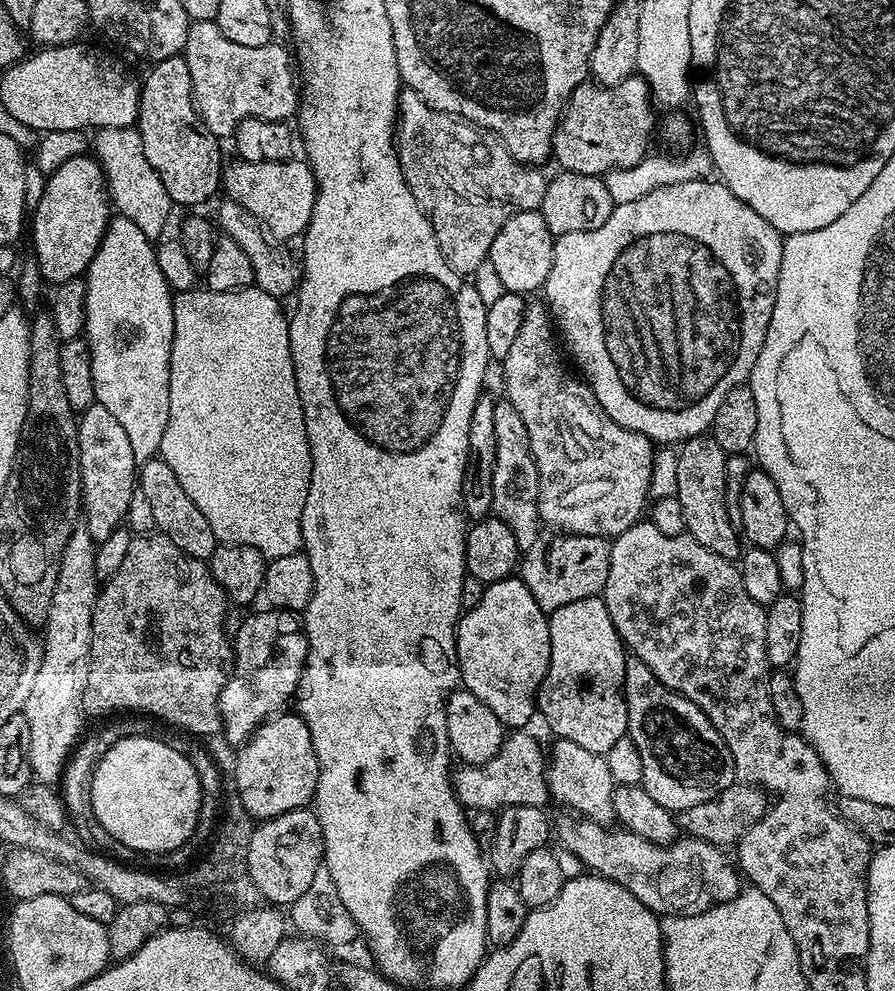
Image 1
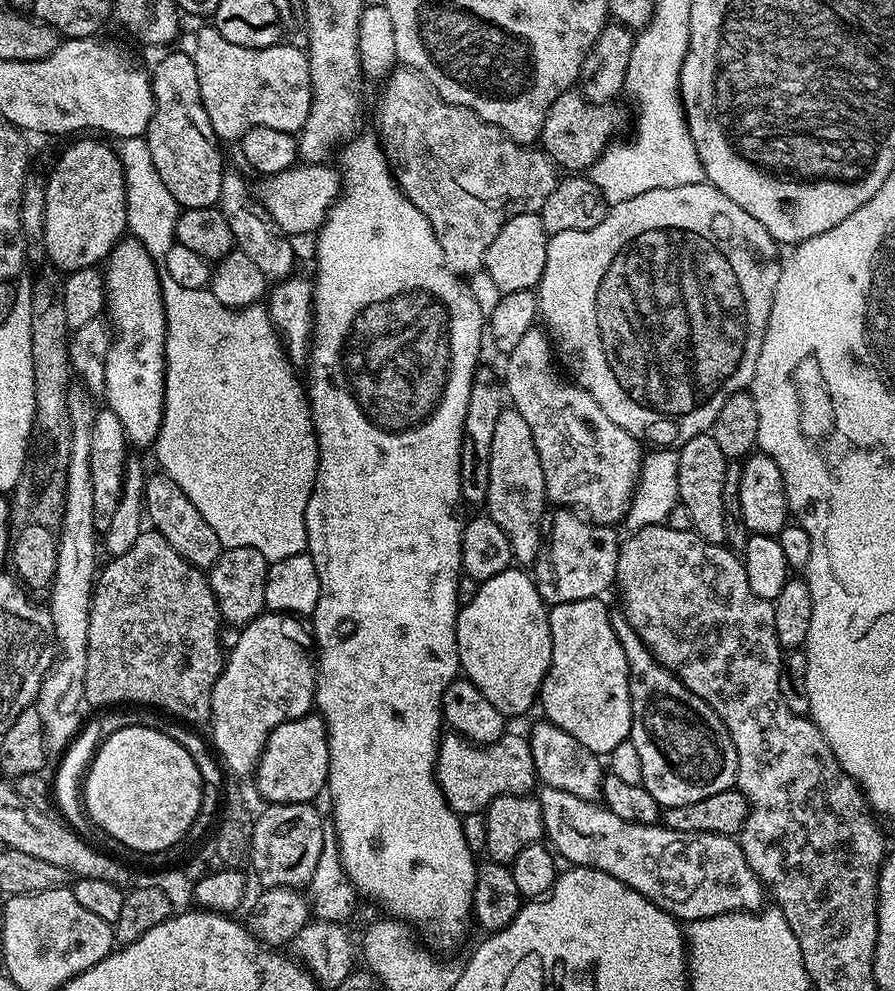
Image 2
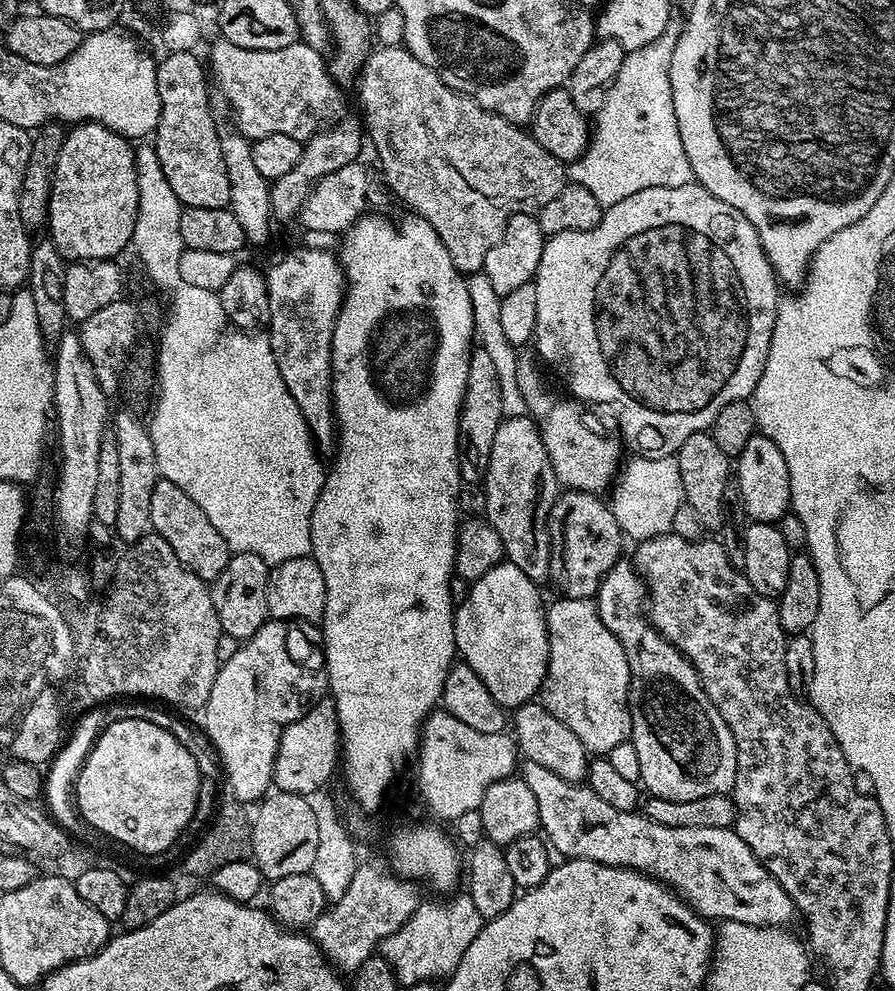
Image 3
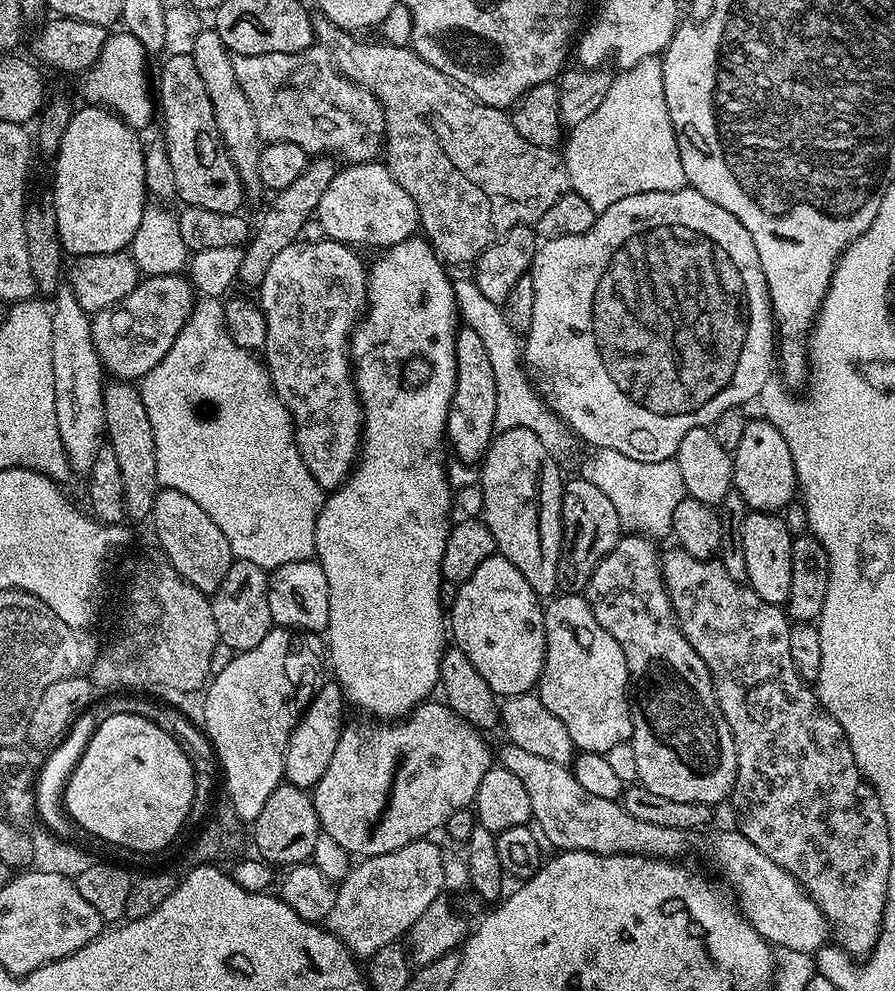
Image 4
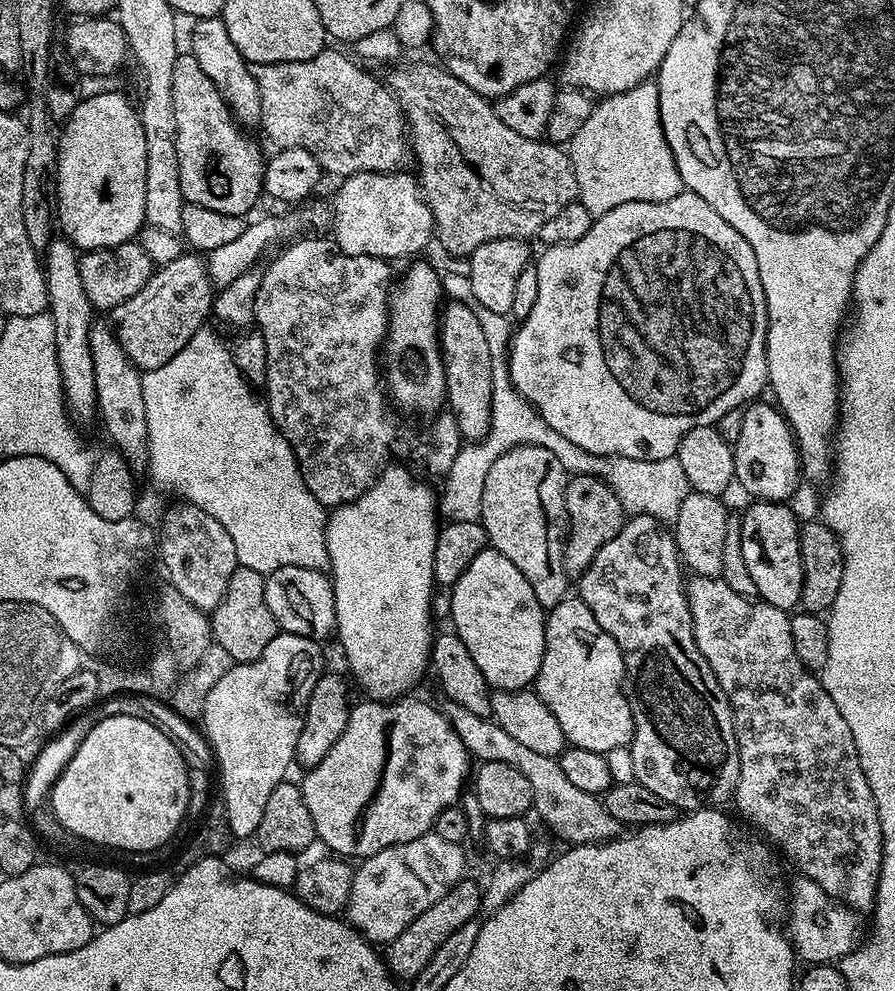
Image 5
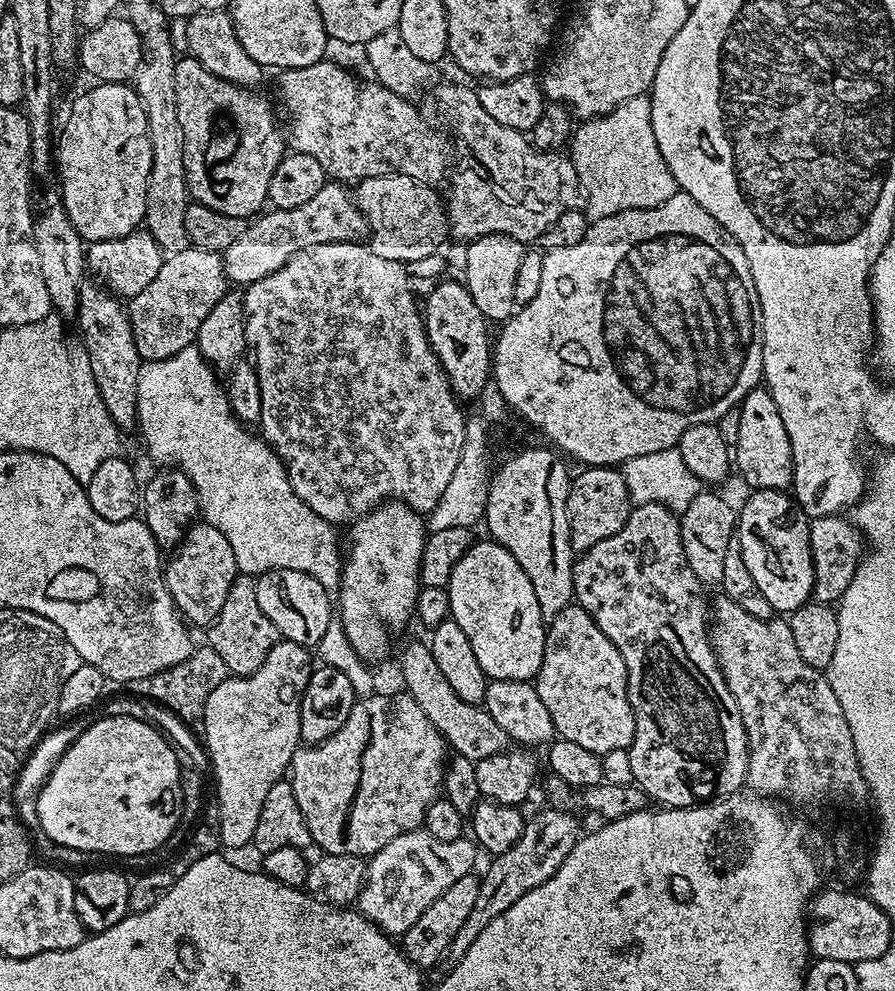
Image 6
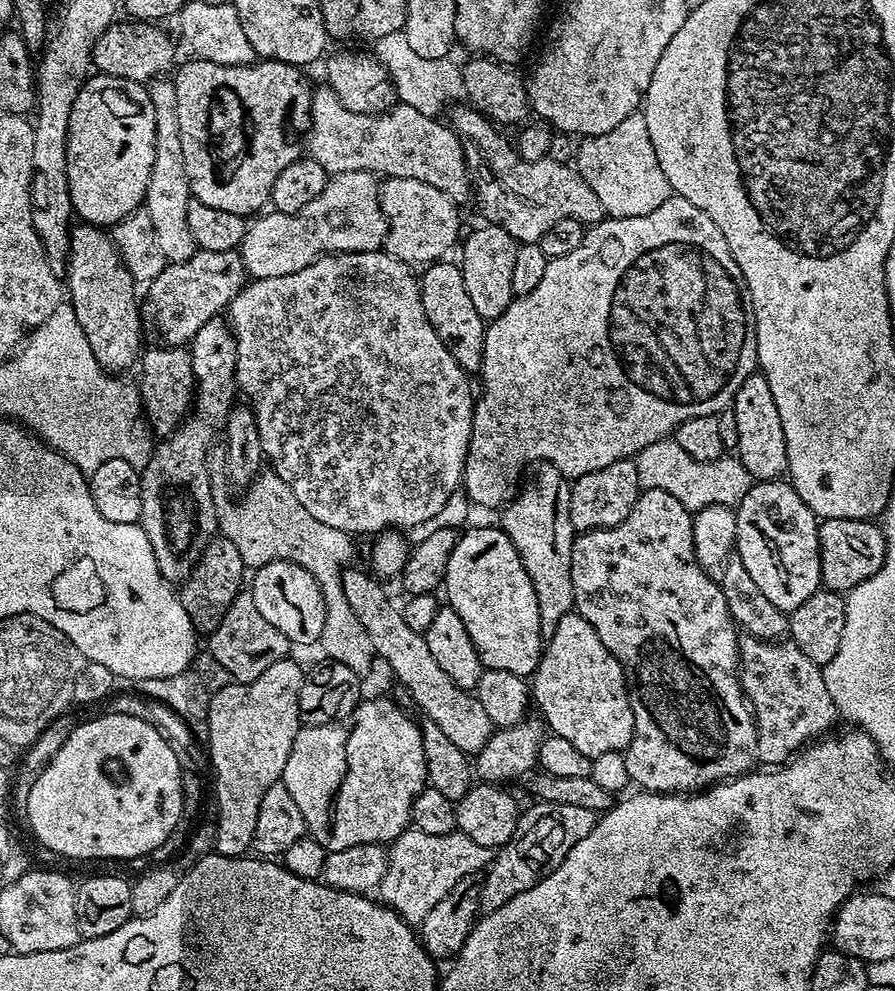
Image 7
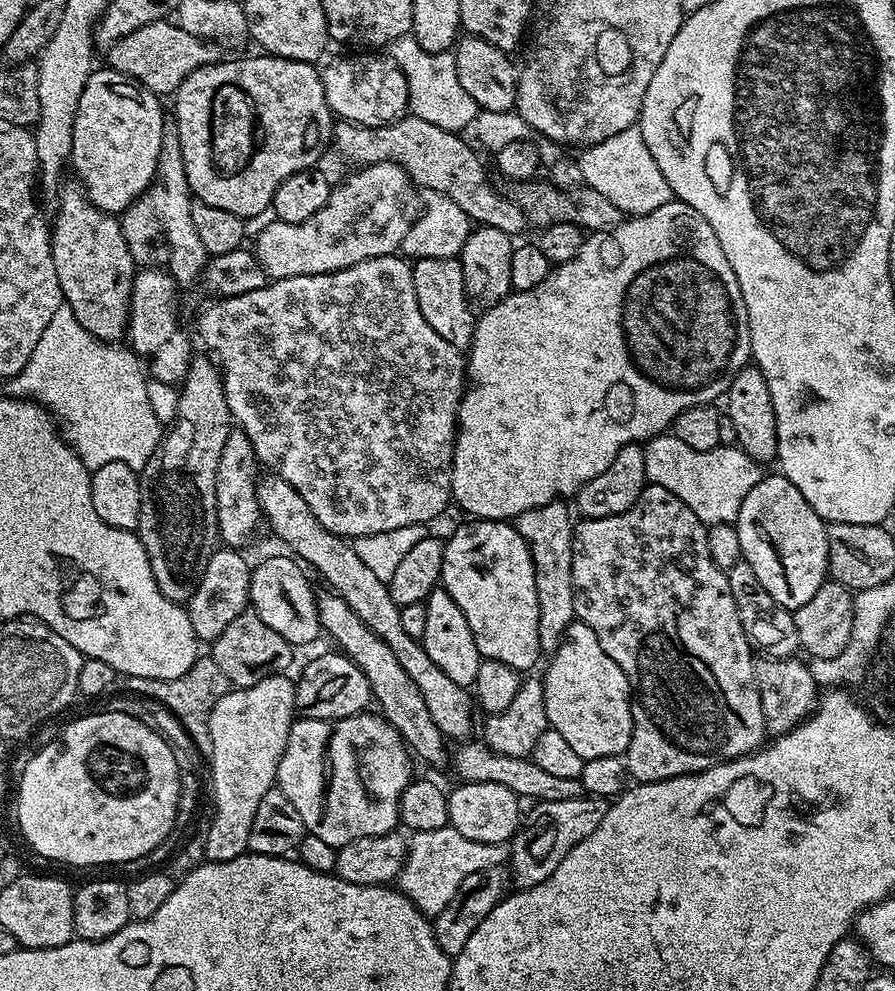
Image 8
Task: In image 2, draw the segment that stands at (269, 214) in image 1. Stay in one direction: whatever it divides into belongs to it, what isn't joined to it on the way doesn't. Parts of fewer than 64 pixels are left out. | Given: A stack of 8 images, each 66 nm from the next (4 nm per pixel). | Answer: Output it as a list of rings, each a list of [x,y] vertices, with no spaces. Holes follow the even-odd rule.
[[[301,163],[273,176],[265,176],[259,182],[260,203],[272,215],[272,221],[279,226],[280,231],[292,238],[304,236],[307,232],[319,232],[342,191],[342,180],[337,169],[328,164]]]

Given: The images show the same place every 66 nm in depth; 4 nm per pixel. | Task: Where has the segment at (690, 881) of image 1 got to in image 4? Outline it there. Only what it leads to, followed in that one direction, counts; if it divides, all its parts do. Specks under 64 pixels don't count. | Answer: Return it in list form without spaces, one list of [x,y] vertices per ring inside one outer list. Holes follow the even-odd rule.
[[[510,742],[505,743],[501,752],[499,749],[498,760],[506,770],[510,770],[510,774],[521,780],[522,786],[526,786],[535,827],[539,835],[547,843],[549,840],[556,850],[593,852],[603,856],[624,854],[677,858],[688,848],[689,833],[670,830],[670,826],[653,826],[650,822],[642,822],[626,814],[623,803],[589,794],[565,765],[550,762],[538,754],[529,754]],[[739,830],[720,832],[708,844],[708,856],[712,864],[724,875],[732,887],[731,895],[744,917],[758,930],[758,934],[769,944],[780,950],[798,950],[816,954],[830,940],[828,920],[818,910],[808,893],[778,862],[770,862],[754,842],[750,842]]]

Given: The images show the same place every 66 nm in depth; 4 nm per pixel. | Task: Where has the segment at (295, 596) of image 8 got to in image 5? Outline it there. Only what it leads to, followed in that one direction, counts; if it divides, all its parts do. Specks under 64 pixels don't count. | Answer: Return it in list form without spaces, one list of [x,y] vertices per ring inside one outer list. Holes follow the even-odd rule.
[[[282,566],[267,573],[264,577],[266,586],[266,606],[274,614],[279,631],[290,634],[302,634],[317,642],[324,642],[336,631],[336,603],[332,581],[324,572],[306,570],[302,566]]]

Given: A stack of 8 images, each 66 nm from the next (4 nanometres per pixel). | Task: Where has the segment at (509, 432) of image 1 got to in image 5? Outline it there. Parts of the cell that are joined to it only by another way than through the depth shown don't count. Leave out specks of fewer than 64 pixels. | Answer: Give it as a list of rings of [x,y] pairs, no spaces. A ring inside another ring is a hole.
[[[519,444],[506,450],[490,466],[490,474],[486,474],[486,486],[482,489],[482,514],[480,523],[484,525],[488,535],[488,543],[498,554],[506,554],[518,570],[522,570],[522,578],[530,582],[530,590],[534,590],[534,598],[546,610],[558,606],[558,602],[569,595],[570,578],[566,574],[564,561],[564,542],[568,538],[568,511],[566,510],[566,486],[570,479],[569,472],[562,462],[550,454],[540,444]]]

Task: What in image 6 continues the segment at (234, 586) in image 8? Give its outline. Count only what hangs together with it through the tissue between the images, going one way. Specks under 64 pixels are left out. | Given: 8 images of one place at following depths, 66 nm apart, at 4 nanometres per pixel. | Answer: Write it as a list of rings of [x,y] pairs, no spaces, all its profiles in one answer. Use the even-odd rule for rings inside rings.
[[[206,522],[193,523],[184,536],[184,540],[174,554],[167,557],[163,565],[164,581],[176,604],[176,610],[189,625],[216,623],[222,606],[226,603],[226,594],[230,594],[230,586],[238,575],[234,562],[234,549],[226,534]]]

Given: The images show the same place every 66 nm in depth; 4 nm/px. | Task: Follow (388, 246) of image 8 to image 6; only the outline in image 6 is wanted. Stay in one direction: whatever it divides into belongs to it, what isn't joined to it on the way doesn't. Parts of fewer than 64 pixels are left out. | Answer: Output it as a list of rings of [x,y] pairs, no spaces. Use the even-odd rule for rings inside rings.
[[[325,182],[322,190],[318,190],[318,194],[314,194],[306,206],[298,206],[294,210],[277,208],[257,215],[242,238],[238,238],[238,242],[234,242],[222,254],[229,281],[241,286],[258,282],[266,278],[266,274],[282,270],[282,266],[286,266],[294,254],[310,246],[322,246],[330,242],[341,244],[347,240],[363,241],[369,235],[368,220],[360,213],[353,193],[344,188],[347,187],[340,182]]]

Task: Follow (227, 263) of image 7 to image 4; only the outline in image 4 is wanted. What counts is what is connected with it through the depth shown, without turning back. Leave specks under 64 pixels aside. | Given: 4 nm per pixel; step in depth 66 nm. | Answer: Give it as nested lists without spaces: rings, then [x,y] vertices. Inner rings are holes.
[[[187,275],[150,276],[141,279],[126,298],[95,313],[92,316],[94,350],[105,373],[125,382],[136,382],[150,374],[170,352],[174,338],[178,338],[182,326],[186,326],[197,299]]]

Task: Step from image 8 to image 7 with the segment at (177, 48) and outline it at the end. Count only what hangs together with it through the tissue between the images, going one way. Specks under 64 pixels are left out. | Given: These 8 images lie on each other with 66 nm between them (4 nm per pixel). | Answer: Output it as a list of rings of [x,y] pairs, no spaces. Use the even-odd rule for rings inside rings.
[[[113,22],[94,46],[92,67],[99,75],[151,82],[173,71],[177,63],[176,48],[171,38],[160,29],[163,27],[152,22],[120,23]]]

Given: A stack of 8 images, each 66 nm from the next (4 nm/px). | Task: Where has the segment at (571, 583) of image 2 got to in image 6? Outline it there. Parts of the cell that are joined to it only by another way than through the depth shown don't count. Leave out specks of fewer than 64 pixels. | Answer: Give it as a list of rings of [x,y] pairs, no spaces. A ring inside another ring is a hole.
[[[588,466],[571,477],[566,498],[566,514],[570,522],[570,542],[573,553],[579,554],[590,550],[602,538],[618,534],[626,526],[633,510],[632,499],[626,490],[624,473],[616,466]]]

